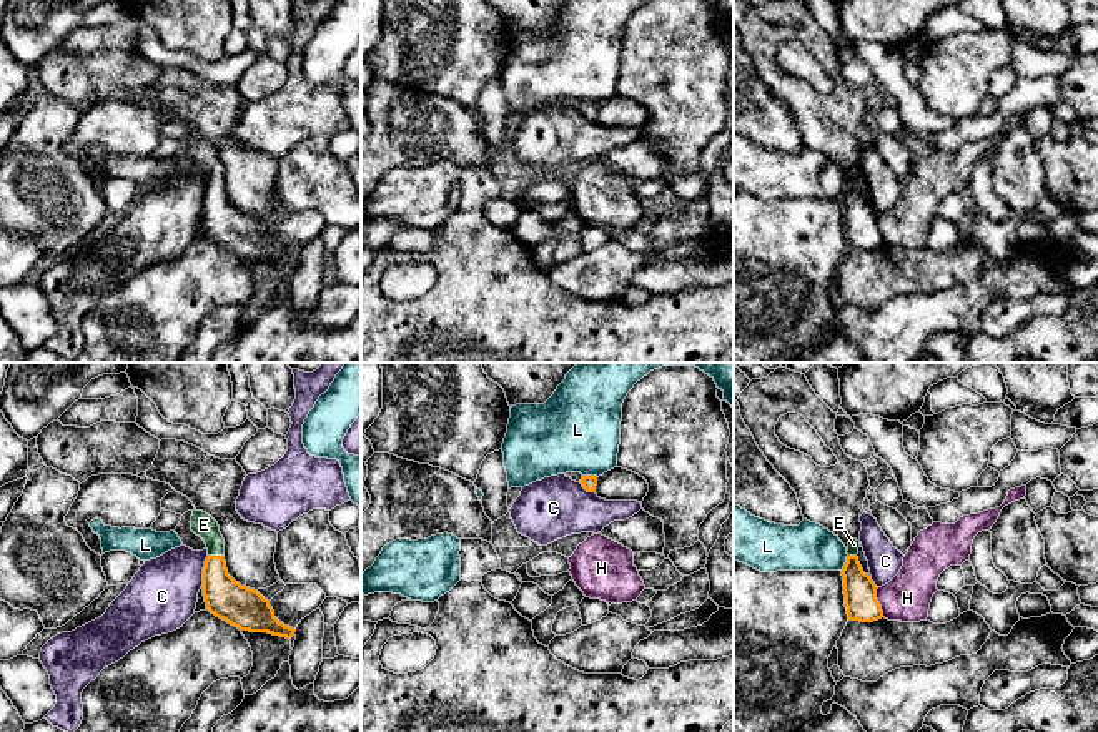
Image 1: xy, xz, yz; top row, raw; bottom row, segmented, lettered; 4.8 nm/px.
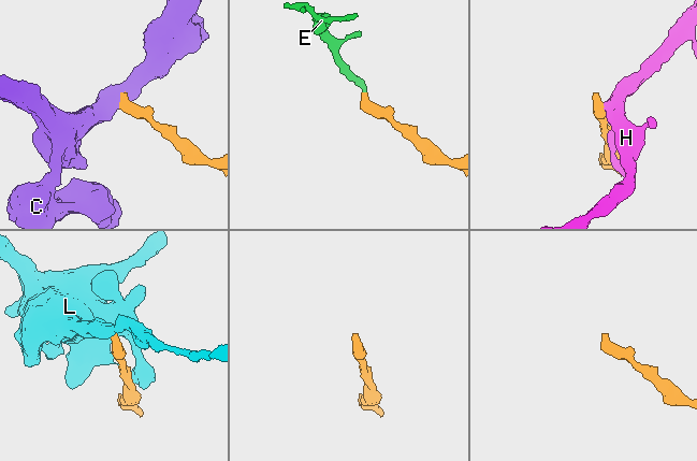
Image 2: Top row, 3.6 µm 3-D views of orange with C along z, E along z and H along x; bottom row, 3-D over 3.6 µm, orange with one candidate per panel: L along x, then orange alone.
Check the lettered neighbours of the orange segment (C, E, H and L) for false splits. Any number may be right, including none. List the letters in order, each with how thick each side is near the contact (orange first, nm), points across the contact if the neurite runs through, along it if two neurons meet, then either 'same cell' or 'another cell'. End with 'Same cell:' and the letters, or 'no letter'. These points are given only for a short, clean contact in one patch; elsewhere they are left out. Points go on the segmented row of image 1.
C: calibres 200 and 340 nm; another cell
E: calibres 200 and 110 nm; same cell
H: calibres 160 and 220 nm; another cell
L: calibres 70 and 420 nm; border xz (583, 474), (598, 476); another cell
Same cell: E

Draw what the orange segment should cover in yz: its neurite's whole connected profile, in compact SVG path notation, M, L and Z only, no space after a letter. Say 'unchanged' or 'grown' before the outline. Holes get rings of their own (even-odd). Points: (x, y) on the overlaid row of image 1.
grown; M848 541L847 562L842 569L848 621L873 622L883 617L877 599L877 586L858 562L860 541Z

